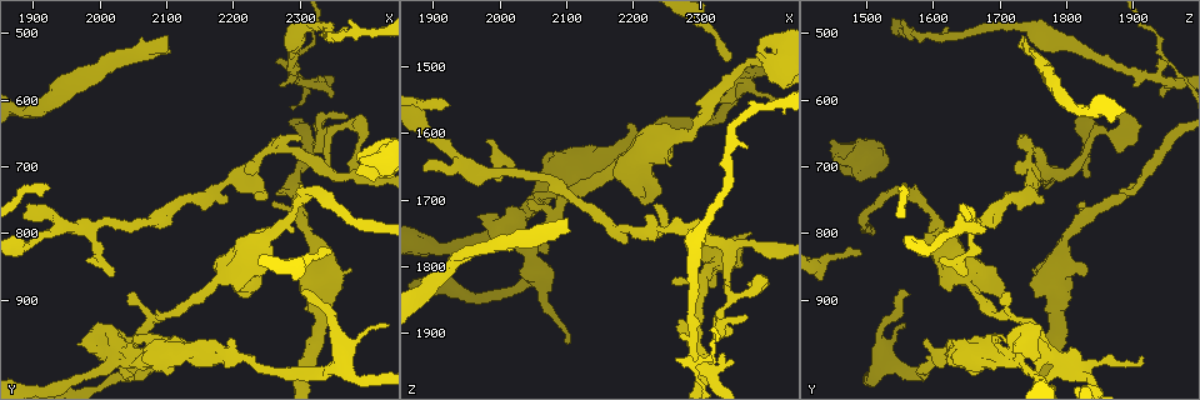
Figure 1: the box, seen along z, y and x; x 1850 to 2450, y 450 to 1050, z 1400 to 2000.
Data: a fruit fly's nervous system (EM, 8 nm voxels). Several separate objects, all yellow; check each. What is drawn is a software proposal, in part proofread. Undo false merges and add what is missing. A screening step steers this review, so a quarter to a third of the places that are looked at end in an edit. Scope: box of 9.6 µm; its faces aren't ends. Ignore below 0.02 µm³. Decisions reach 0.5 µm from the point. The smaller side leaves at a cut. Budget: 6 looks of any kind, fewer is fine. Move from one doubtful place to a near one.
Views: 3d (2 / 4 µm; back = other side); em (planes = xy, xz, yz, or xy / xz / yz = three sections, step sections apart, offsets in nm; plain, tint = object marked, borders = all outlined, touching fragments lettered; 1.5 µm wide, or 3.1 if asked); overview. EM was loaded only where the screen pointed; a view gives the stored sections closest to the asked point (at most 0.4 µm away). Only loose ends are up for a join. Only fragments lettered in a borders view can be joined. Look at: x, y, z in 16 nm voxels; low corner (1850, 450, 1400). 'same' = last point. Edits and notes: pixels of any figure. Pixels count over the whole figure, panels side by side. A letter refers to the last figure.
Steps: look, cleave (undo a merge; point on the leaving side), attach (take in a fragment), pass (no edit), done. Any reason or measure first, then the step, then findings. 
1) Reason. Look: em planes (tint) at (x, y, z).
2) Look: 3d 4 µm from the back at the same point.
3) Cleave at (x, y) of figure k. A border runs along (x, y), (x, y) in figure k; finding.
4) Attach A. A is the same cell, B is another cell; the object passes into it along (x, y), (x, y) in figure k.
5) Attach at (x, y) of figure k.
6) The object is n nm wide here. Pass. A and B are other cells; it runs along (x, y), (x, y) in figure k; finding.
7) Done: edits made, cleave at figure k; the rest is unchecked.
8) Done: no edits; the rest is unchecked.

Branch stops here. Look: 3d 2 µm at (2190, 965, 1580).

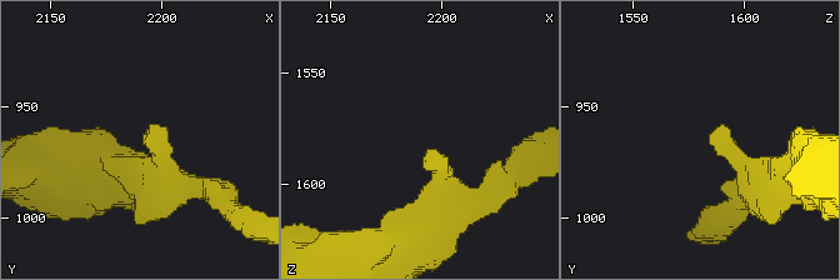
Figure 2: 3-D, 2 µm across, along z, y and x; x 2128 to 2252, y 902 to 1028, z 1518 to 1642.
Shape alone is not enough. Look: em xy step 4 (borders) at (2193, 964, 1585).

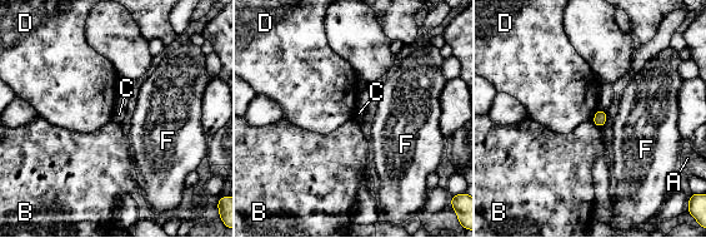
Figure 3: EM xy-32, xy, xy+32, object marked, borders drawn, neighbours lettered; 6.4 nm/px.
Pass. A, B, C, D and F are other cells; no lettered fragment goes on from it.

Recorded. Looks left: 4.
An open end. Look: 3d 2 µm at (2390, 710, 1480).

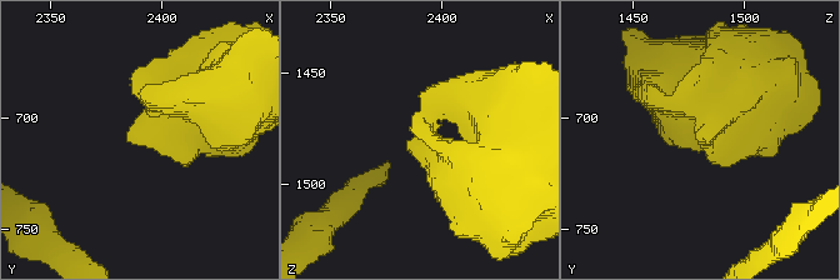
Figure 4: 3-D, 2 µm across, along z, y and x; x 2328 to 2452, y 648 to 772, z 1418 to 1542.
Now the EM. Look: em planes (borders) at (2385, 709, 1483).

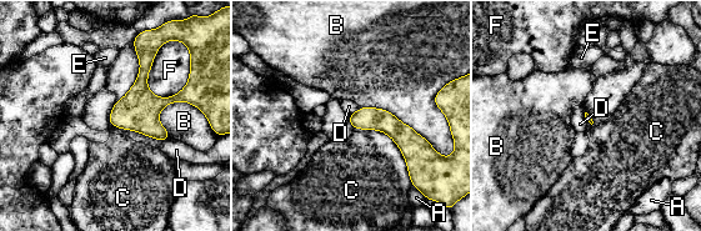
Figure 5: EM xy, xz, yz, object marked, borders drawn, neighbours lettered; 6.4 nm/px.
Pass. A, B, C, D, E and F are other cells; it runs along (352, 117), (382, 120), (421, 146) in figure 5; no lettered fragment goes on from it.

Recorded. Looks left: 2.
An open end. Look: 3d 4 µm at (2105, 505, 1740).

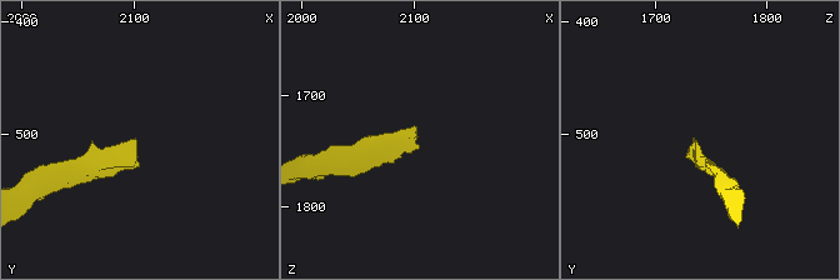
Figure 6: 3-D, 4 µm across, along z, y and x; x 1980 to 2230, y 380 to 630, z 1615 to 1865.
Now the EM. Look: em planes (borders) at (2104, 506, 1732).

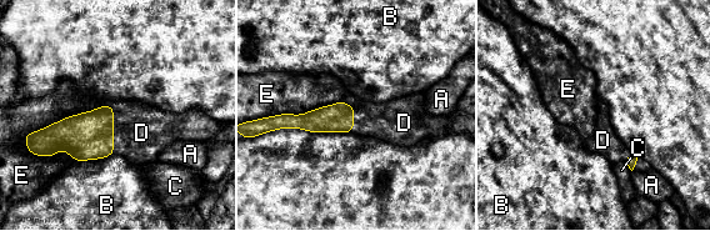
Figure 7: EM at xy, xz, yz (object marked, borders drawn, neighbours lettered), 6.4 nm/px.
Attach at (141, 132) of figure 7. D is the same cell, A, B, C and E are other cells; the object passes into it along (85, 136), (113, 130), (141, 132) in figure 7; the neuron continues.

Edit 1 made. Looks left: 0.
Done: edits made, attach at figure 7; the rest is unchecked.

